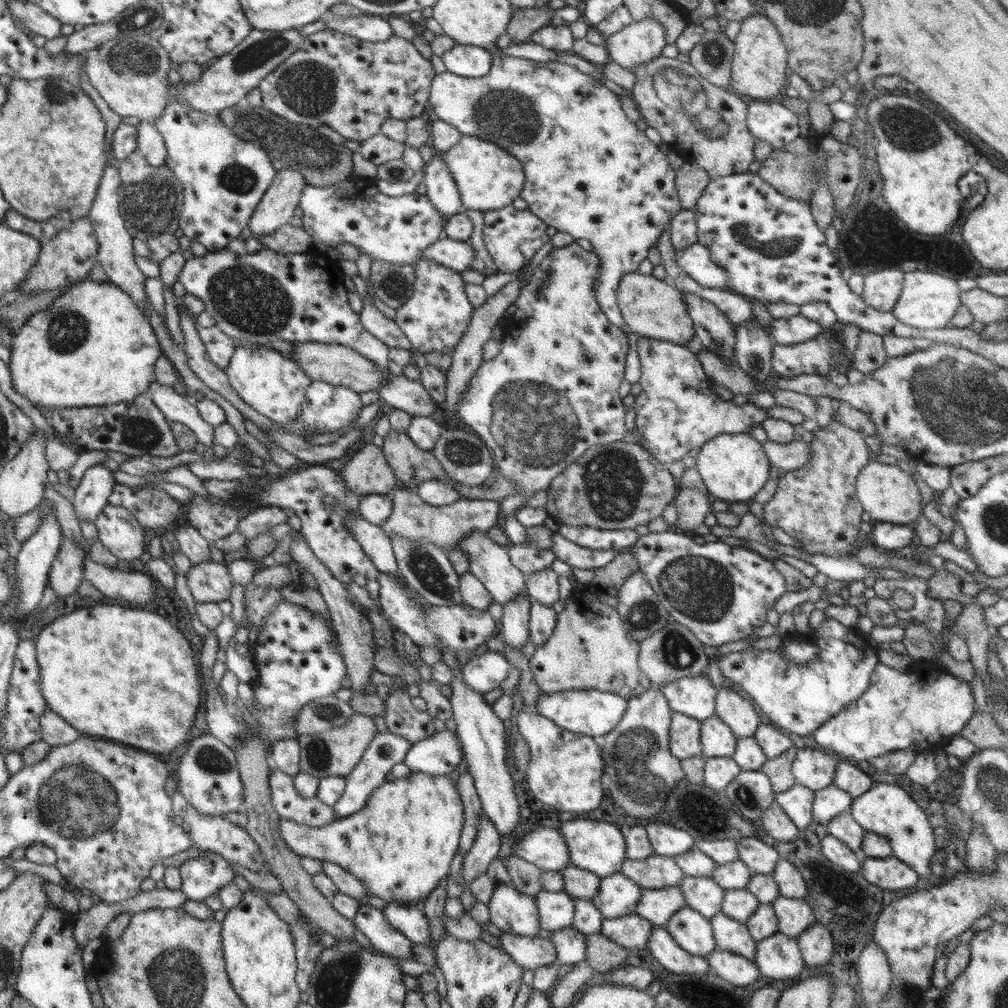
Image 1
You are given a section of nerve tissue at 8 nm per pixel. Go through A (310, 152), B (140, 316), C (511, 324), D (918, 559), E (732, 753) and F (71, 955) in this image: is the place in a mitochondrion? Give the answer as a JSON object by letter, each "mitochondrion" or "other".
{"A":"mitochondrion","B":"other","C":"other","D":"other","E":"other","F":"other"}

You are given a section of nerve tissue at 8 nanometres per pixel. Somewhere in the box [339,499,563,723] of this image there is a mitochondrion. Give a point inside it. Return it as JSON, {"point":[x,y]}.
{"point":[432,577]}

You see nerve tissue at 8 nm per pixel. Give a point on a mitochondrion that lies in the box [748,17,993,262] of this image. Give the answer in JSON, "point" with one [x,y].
{"point":[906,126]}

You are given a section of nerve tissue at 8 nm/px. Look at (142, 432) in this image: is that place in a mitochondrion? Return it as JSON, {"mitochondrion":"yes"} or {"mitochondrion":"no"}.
{"mitochondrion":"yes"}

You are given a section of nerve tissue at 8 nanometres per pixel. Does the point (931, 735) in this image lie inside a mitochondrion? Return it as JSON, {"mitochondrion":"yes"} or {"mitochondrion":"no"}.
{"mitochondrion":"no"}

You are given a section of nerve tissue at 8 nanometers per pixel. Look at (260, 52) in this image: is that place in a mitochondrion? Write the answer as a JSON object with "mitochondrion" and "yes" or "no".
{"mitochondrion":"yes"}

